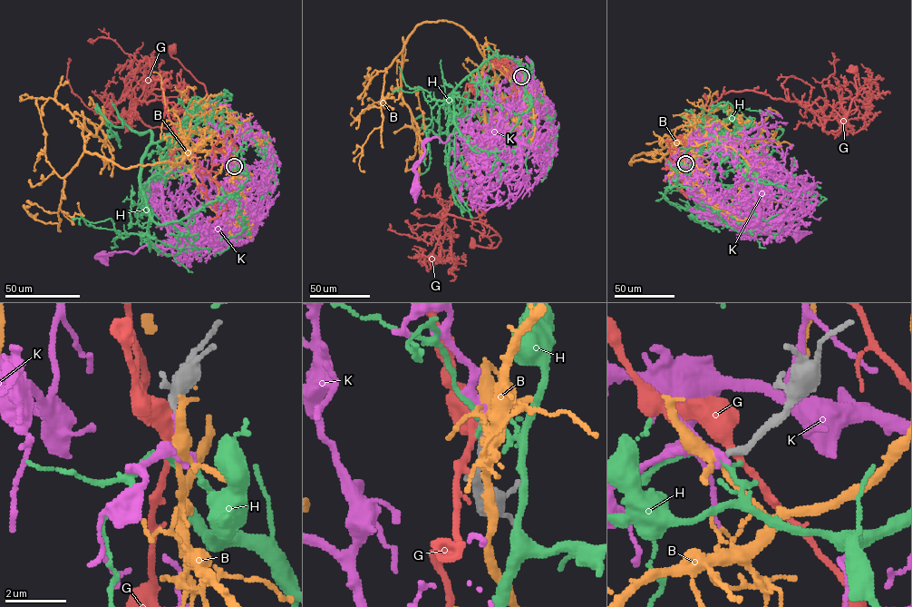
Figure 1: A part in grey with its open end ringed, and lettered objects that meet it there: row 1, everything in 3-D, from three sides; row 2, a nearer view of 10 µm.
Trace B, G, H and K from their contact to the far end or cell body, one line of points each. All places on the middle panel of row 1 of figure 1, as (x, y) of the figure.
B: (521, 75), (518, 83), (495, 67), (460, 25), (421, 23), (386, 69), (382, 125), (360, 158), (364, 171)
G: (521, 76), (491, 61), (465, 88), (457, 121), (470, 167), (442, 215), (500, 238), (472, 245)
H: (521, 75), (527, 81), (532, 64), (489, 58), (454, 90), (453, 119), (478, 151), (527, 148), (529, 172)
K: (521, 76), (521, 100), (495, 129), (423, 143), (415, 188)

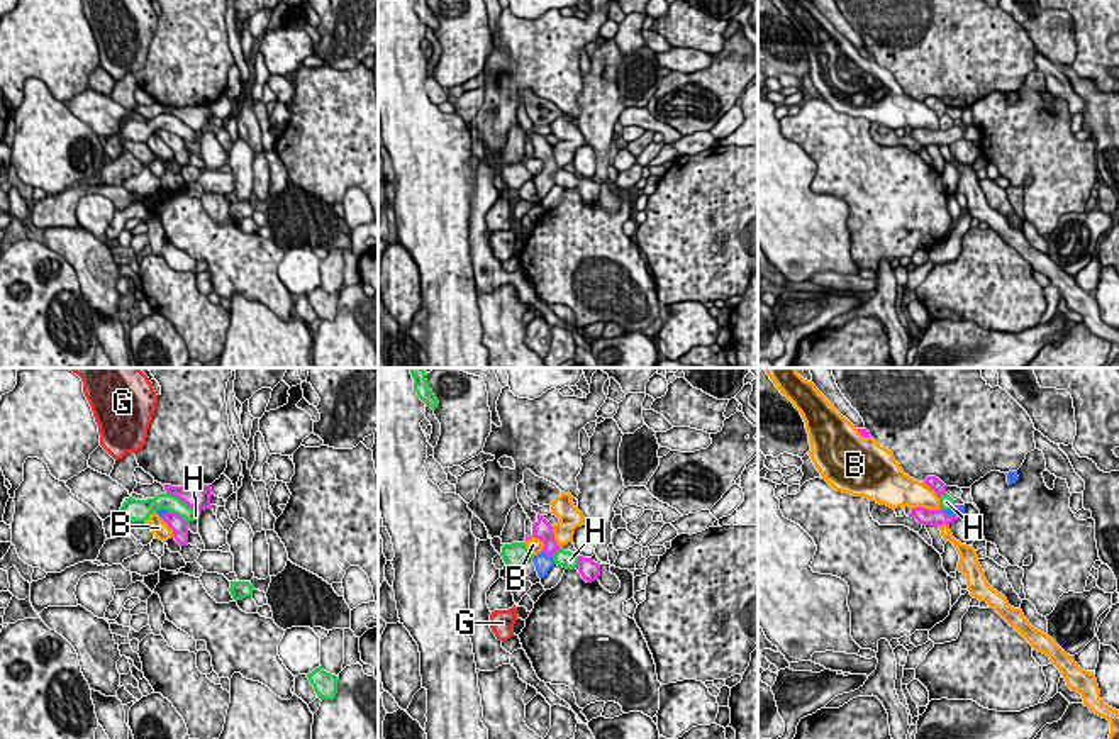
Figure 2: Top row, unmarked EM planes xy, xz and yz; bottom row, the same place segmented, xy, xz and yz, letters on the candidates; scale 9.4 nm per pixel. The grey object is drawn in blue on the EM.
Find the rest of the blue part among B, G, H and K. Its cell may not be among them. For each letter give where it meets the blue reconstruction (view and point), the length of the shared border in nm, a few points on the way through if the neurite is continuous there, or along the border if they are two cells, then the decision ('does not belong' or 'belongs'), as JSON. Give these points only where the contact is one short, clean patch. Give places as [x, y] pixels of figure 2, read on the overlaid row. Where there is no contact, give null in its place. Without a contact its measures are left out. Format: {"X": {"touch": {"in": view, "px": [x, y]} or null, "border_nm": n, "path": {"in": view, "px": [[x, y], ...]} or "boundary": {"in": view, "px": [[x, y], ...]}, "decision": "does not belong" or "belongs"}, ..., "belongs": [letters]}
{"B": {"touch": {"in": "xz", "px": [540, 553]}, "border_nm": 110, "boundary": {"in": "xz", "px": [[541, 550], [534, 556]]}, "decision": "does not belong"}, "G": {"touch": null, "decision": "does not belong"}, "H": {"touch": {"in": "xz", "px": [551, 560]}, "border_nm": 100, "boundary": {"in": "xz", "px": [[550, 556], [555, 563]]}, "decision": "does not belong"}, "K": {"touch": {"in": "xz", "px": [545, 555]}, "border_nm": 110, "path": {"in": "xz", "px": [[543, 563], [545, 555], [548, 538], [541, 529]]}, "decision": "belongs"}, "belongs": ["K"]}

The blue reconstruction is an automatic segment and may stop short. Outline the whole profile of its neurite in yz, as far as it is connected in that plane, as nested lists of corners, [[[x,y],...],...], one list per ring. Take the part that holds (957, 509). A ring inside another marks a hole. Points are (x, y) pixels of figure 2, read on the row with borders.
[[[955,505],[948,510],[929,510],[929,508],[912,508],[909,517],[916,519],[922,525],[949,525],[951,522],[961,519],[965,514],[965,505]]]

